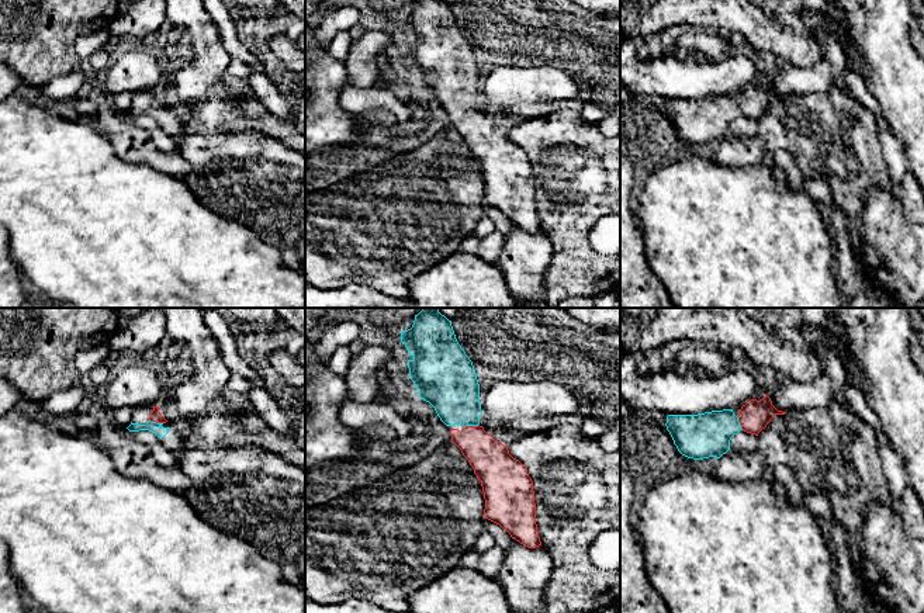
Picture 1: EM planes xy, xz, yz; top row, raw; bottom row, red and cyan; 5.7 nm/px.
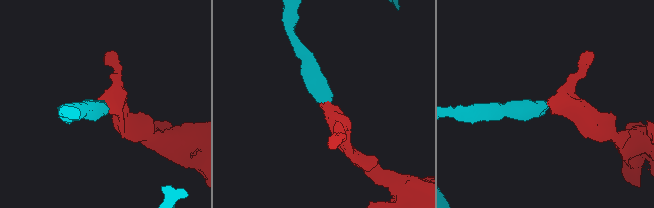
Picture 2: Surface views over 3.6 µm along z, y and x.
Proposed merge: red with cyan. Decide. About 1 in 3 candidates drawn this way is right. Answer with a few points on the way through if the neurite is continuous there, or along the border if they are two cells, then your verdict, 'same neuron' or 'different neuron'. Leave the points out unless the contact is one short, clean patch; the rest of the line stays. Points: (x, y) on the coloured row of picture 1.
across xz (491, 460), (473, 440), (470, 426), (470, 419), (452, 388) | same neuron

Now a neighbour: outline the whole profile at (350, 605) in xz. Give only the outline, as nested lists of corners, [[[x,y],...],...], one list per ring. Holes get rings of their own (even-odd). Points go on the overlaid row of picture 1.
[[[305,596],[305,613],[395,613],[374,606],[366,600],[347,599],[343,602],[322,605]]]

